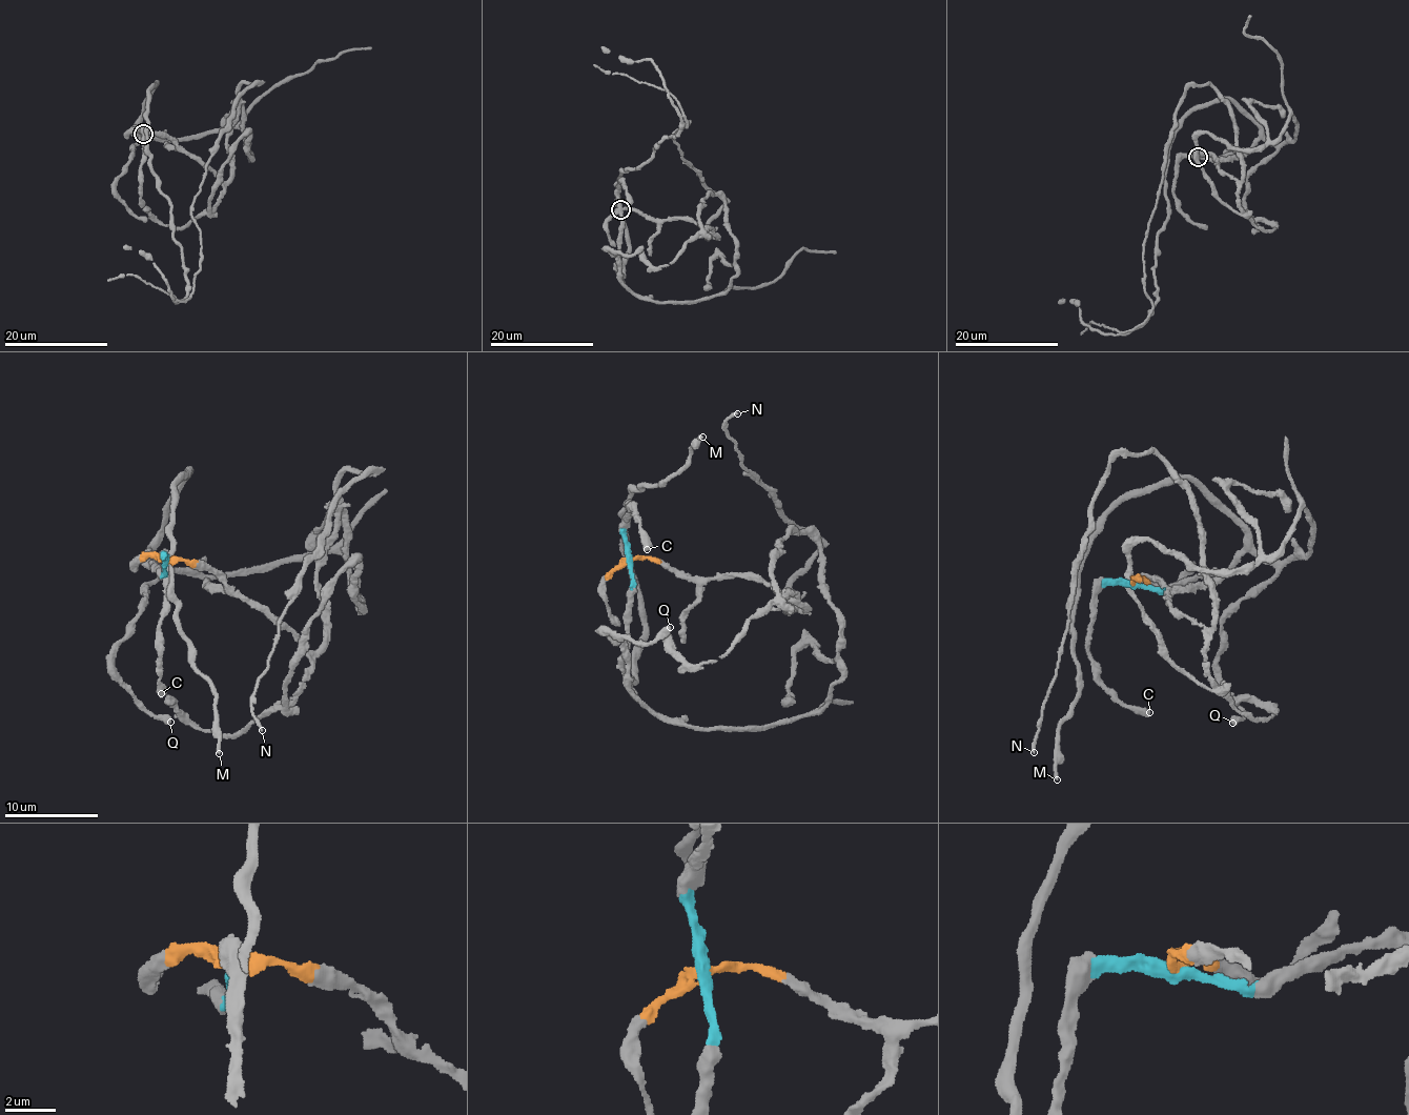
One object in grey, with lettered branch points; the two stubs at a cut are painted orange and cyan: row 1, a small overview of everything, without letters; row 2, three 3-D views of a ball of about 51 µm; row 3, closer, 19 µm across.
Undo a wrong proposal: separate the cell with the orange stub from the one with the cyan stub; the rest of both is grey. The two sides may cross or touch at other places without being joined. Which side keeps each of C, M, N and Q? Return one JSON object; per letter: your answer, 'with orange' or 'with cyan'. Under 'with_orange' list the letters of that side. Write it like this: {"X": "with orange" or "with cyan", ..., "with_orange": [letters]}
{"C": "with cyan", "M": "with cyan", "N": "with orange", "Q": "with cyan", "with_orange": ["N"]}

